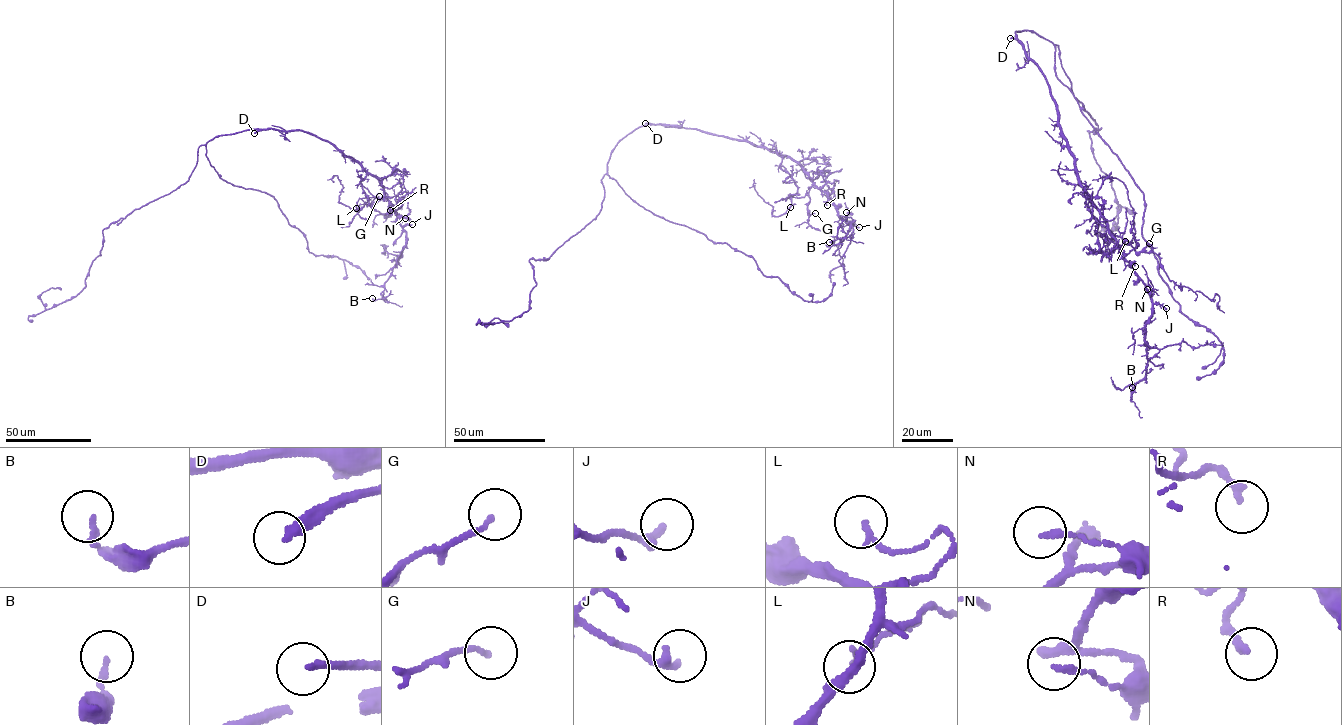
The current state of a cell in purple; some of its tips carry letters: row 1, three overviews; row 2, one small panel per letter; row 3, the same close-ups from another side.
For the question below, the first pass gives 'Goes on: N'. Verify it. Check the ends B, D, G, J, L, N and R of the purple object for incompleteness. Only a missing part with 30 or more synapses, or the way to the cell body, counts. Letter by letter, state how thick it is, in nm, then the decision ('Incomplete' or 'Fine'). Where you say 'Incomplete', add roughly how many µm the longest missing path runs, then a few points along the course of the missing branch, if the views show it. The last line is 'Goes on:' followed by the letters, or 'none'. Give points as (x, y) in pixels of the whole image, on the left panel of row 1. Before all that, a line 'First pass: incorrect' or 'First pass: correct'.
First pass: incorrect
B: Thickness 140 nm. Fine
D: Thickness 220 nm. Incomplete. Missing length about 50 µm. Course of what is missing: (254, 133), (239, 147), (225, 174), (227, 178)
G: Thickness 140 nm. Fine
J: Thickness 240 nm. Fine
L: Thickness 150 nm. Fine
N: Thickness 140 nm. Fine
R: Thickness 200 nm. Fine
Goes on: D

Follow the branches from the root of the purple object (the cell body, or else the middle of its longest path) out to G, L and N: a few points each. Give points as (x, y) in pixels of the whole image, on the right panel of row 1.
G: (1020, 31), (1016, 36), (1054, 100), (1079, 184), (1110, 233), (1136, 252), (1149, 243)
L: (1020, 31), (1015, 34), (1025, 52), (1046, 79), (1092, 215), (1112, 233), (1114, 242), (1121, 246), (1125, 241)
N: (1020, 31), (1016, 36), (1054, 100), (1079, 184), (1120, 254), (1153, 294), (1147, 289)

